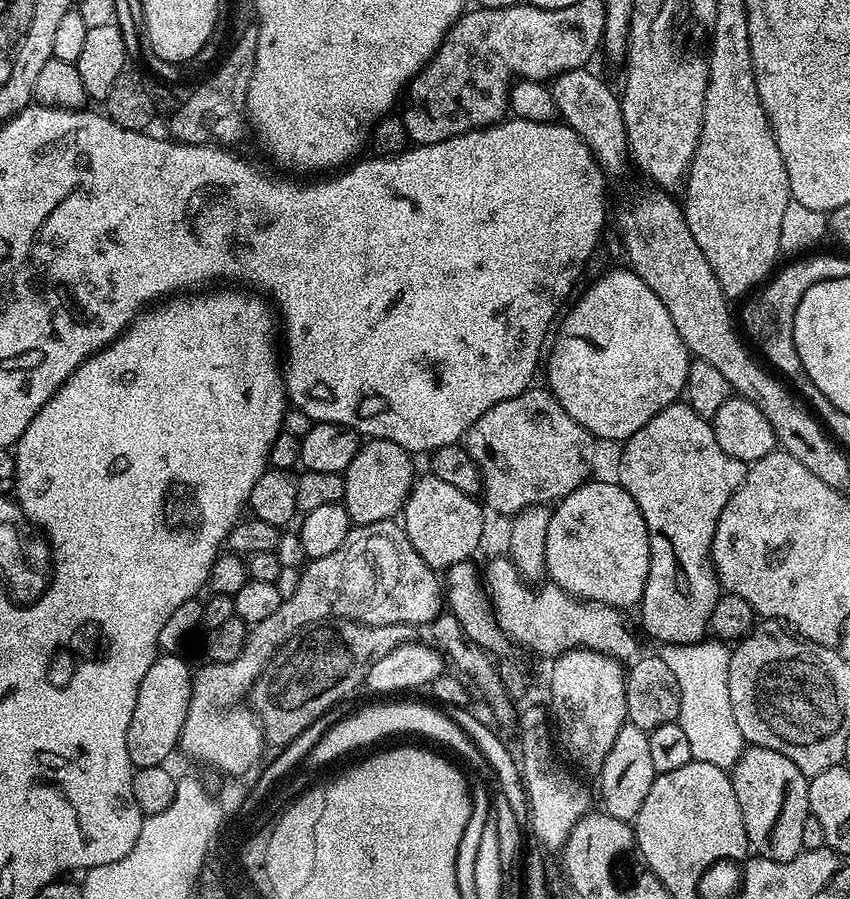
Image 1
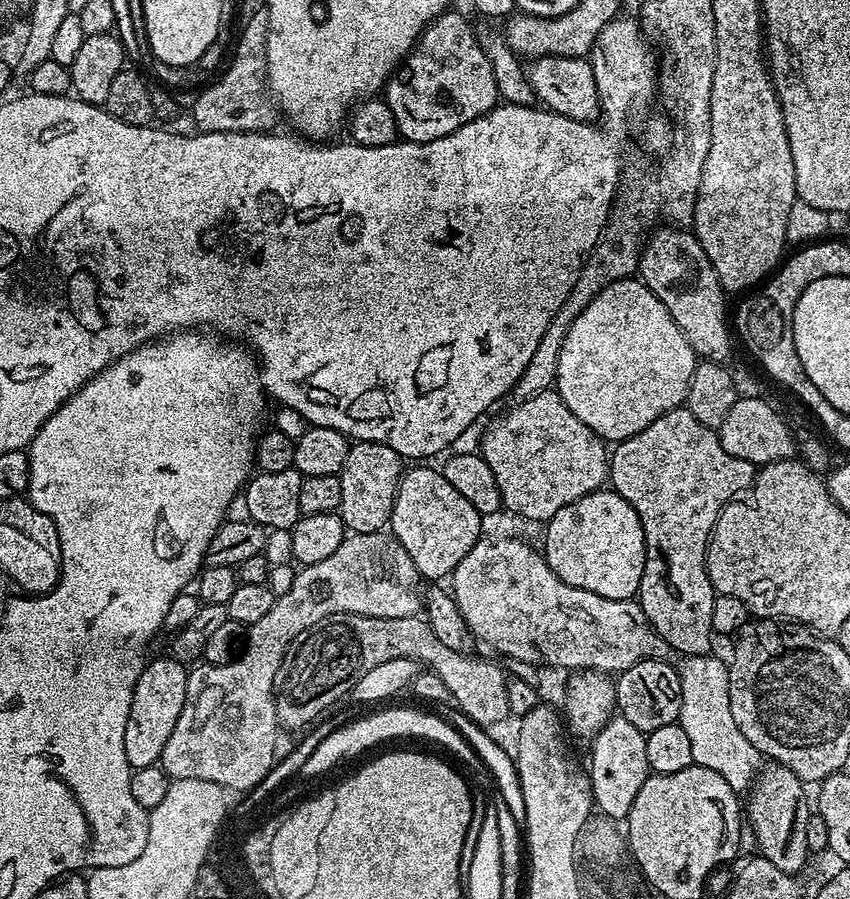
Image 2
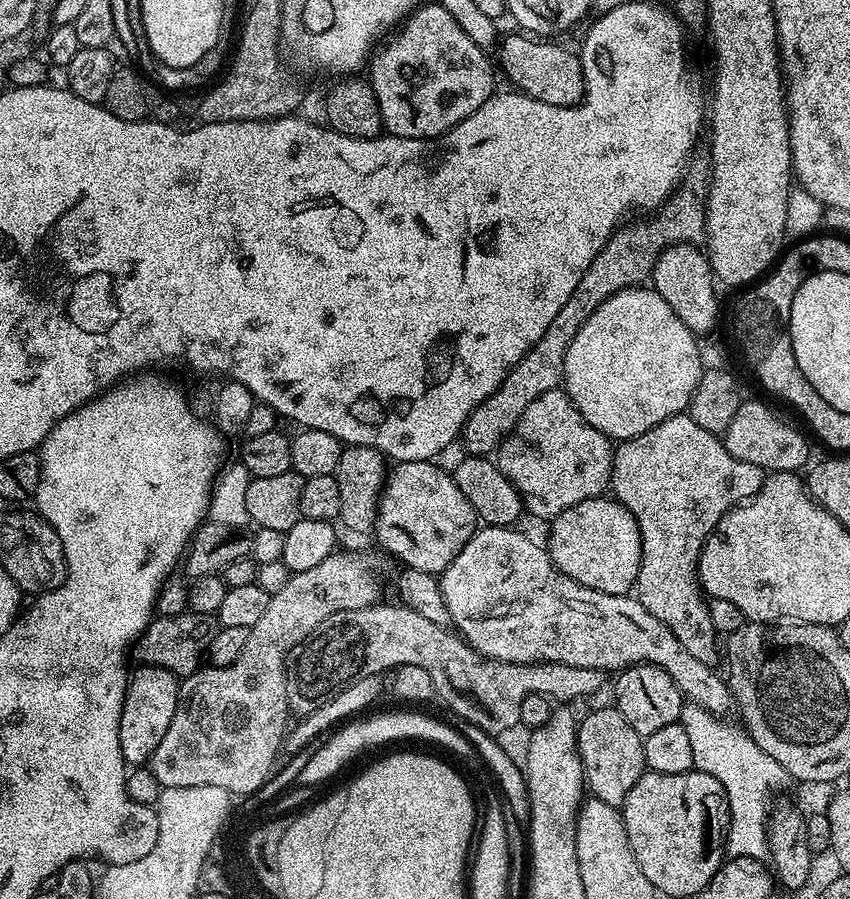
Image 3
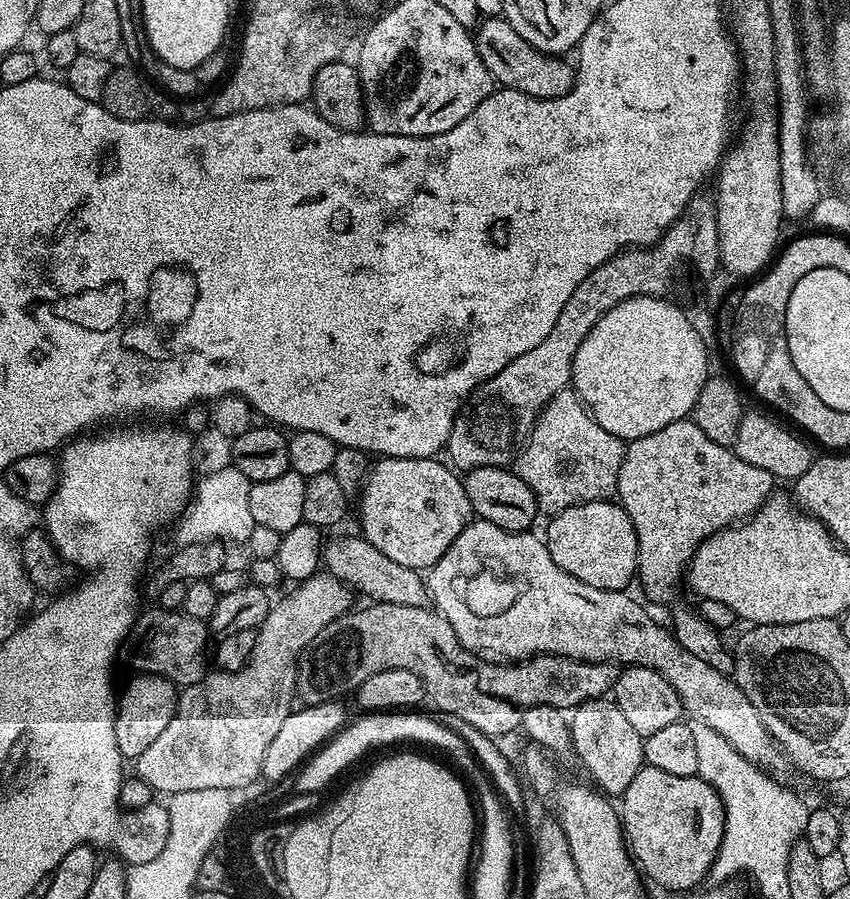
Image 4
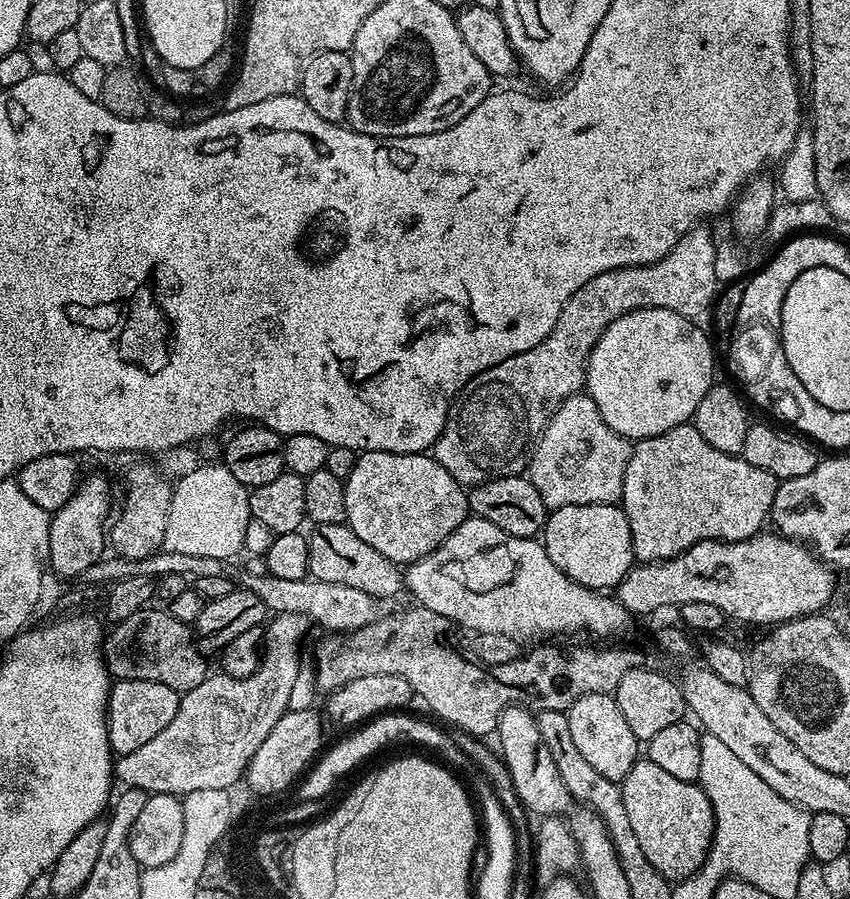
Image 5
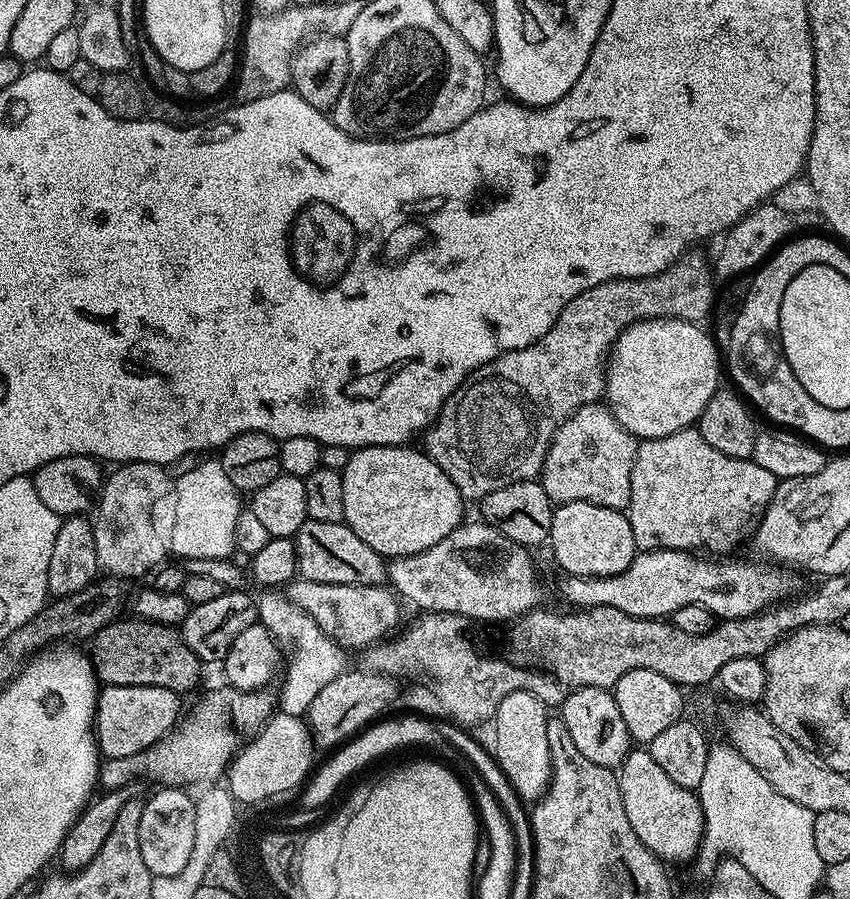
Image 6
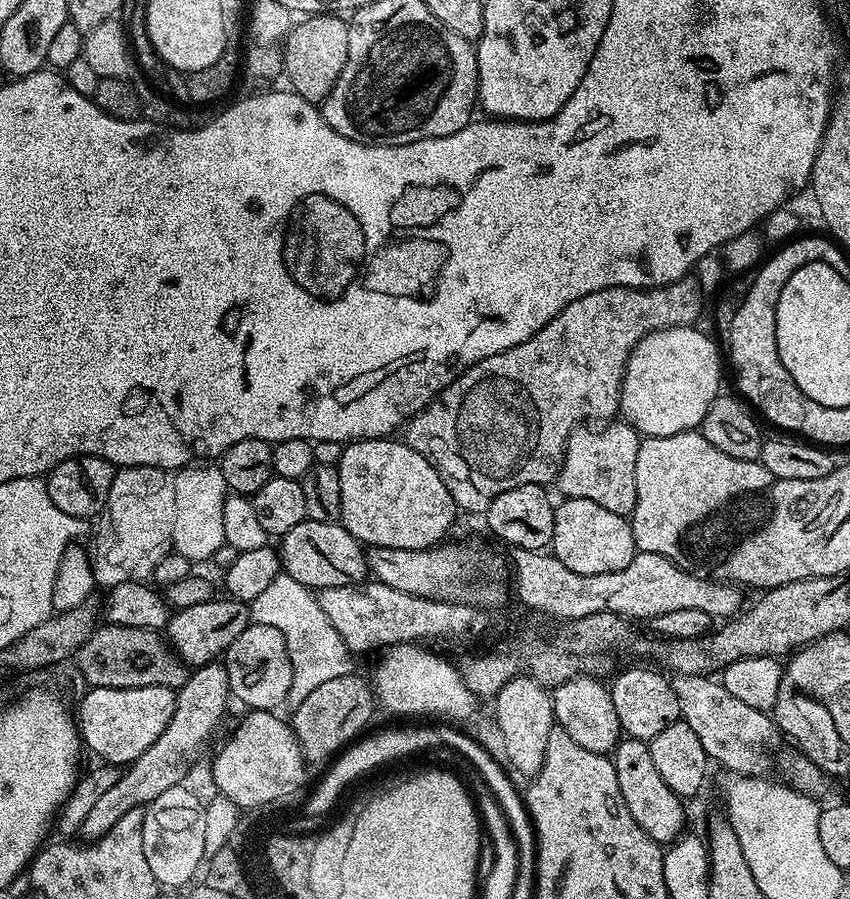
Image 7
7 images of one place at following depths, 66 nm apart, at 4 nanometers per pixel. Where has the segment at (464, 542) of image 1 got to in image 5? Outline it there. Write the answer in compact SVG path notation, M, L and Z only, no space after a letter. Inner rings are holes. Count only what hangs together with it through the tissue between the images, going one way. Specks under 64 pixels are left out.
M362 452L344 481L346 524L354 534L397 566L407 566L433 552L468 519L468 492L437 462L435 455L415 452Z

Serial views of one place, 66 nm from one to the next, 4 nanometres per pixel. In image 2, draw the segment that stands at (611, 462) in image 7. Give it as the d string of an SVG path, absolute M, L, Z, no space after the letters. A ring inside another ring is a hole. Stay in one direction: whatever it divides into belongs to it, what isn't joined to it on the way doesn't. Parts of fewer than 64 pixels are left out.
M554 390L535 392L533 396L513 403L513 408L505 416L500 416L484 432L484 441L479 451L484 461L494 470L494 482L498 482L500 498L505 509L517 512L528 520L547 522L562 506L578 502L586 494L605 487L610 476L610 452L605 441L600 439L586 422L570 414L570 406Z

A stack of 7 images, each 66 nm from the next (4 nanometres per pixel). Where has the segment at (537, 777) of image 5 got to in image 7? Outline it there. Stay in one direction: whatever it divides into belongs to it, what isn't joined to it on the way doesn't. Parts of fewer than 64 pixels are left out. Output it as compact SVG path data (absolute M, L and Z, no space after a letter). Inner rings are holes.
M518 674L507 680L502 690L498 690L494 704L496 728L500 731L501 742L504 743L504 752L512 763L511 771L521 772L524 778L535 776L542 766L542 758L546 758L546 738L550 738L550 730L557 727L551 691L538 683L533 676Z

